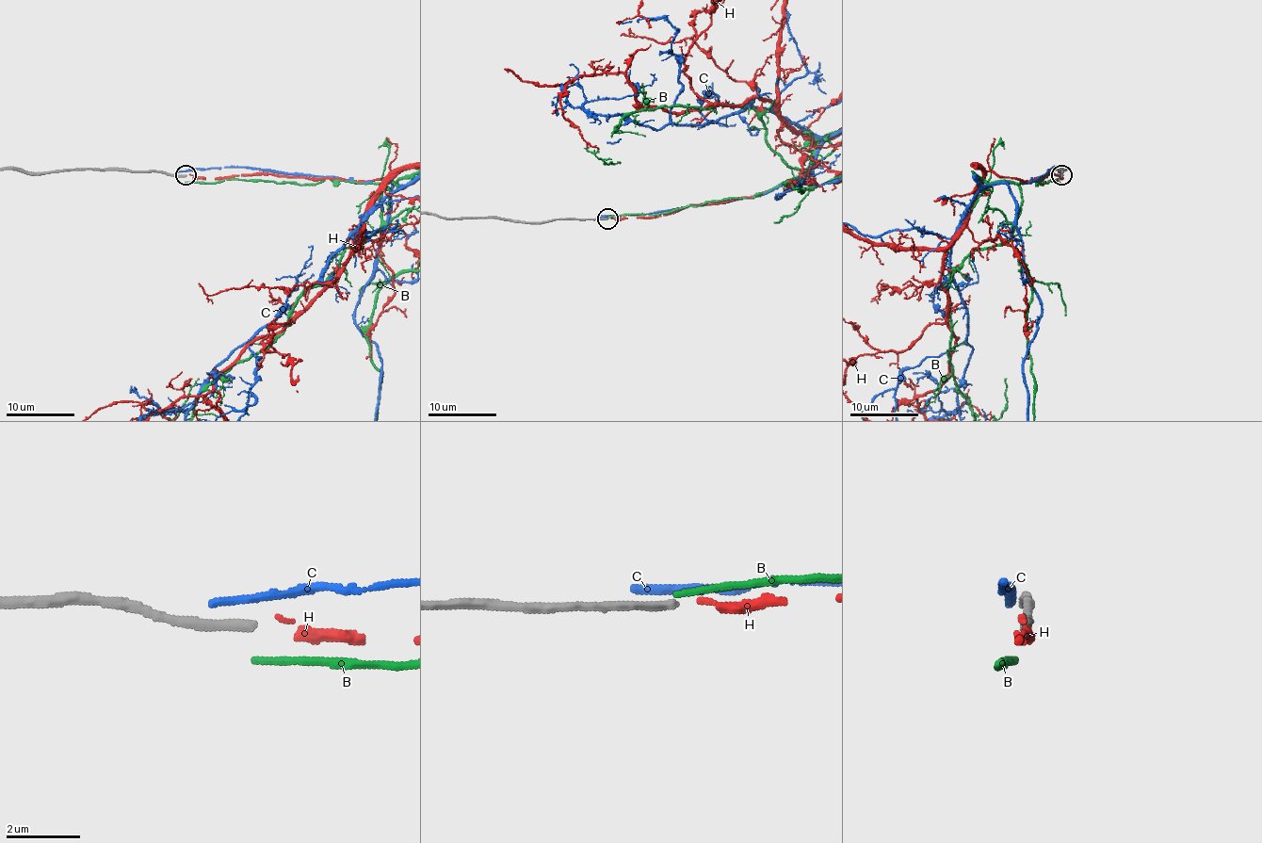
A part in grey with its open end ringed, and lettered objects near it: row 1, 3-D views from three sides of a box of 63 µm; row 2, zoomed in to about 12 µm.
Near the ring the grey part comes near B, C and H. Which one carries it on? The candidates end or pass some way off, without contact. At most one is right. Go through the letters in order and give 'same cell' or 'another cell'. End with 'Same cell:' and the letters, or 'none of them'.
B: another cell
C: another cell
H: same cell
Same cell: H

